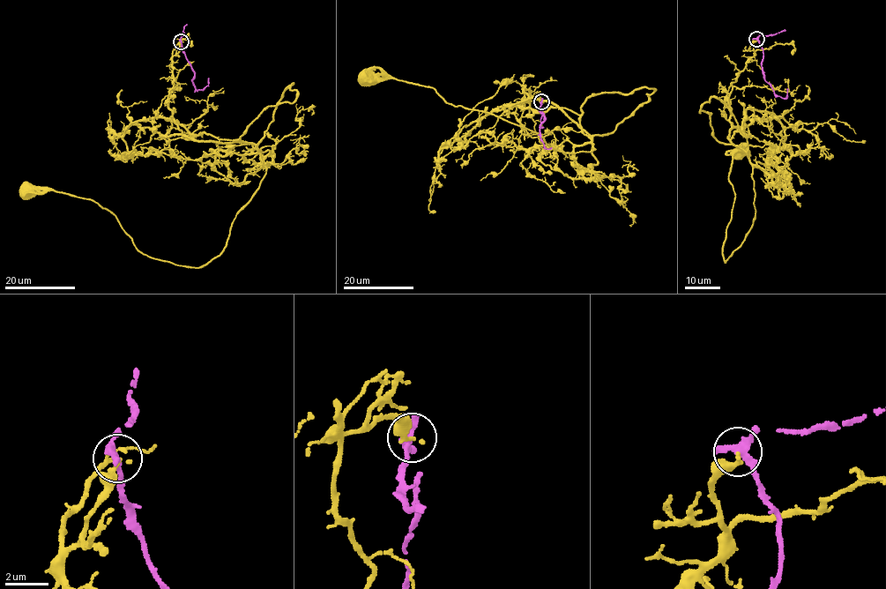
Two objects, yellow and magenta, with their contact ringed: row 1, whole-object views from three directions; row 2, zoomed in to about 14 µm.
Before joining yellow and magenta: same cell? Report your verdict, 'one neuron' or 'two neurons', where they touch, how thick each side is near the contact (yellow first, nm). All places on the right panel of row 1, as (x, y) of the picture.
two neurons; at (756, 39); 280 nm thick on the yellow side, 340 nm on the other

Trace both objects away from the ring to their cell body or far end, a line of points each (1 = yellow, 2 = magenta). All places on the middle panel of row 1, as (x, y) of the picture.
1: (541, 101), (522, 85), (558, 105), (594, 149), (564, 153), (434, 89), (368, 80)
2: (541, 101), (539, 109), (545, 119), (539, 132), (545, 146), (551, 147)

